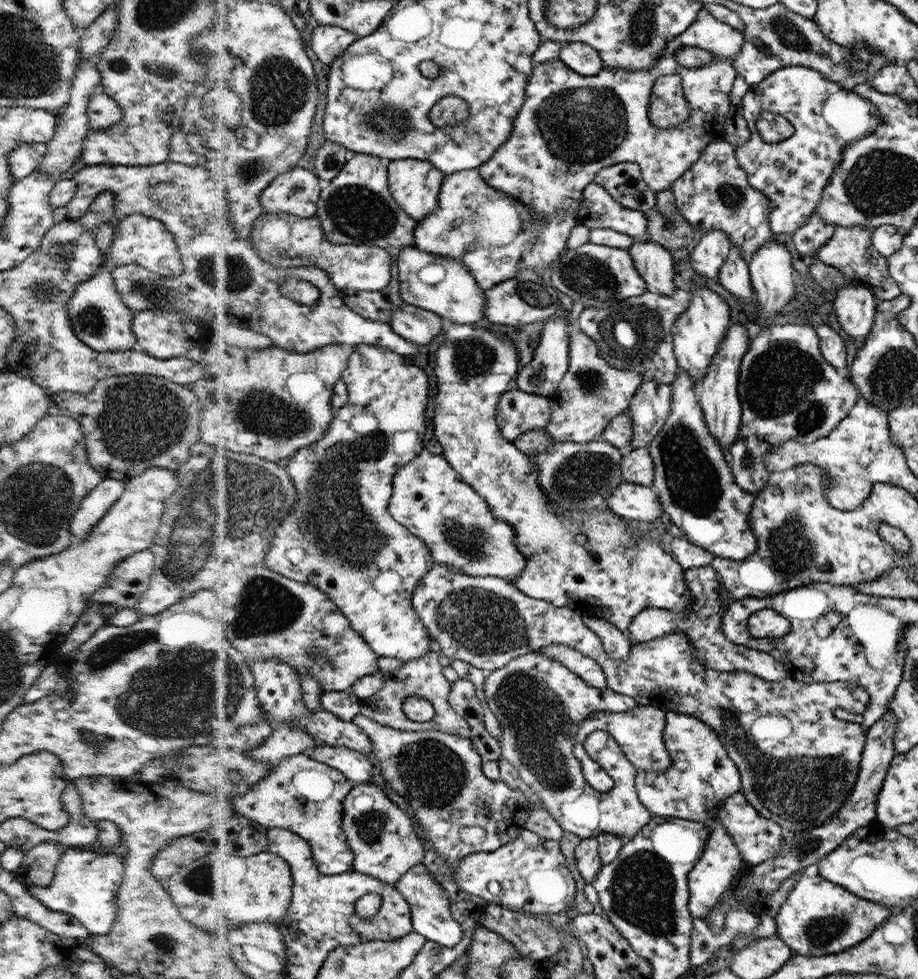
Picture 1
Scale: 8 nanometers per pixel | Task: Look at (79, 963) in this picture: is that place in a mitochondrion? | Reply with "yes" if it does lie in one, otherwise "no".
no

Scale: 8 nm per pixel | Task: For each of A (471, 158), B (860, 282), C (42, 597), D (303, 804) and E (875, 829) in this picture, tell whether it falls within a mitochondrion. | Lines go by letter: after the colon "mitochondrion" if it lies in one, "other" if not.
A: other
B: other
C: other
D: mitochondrion
E: other

